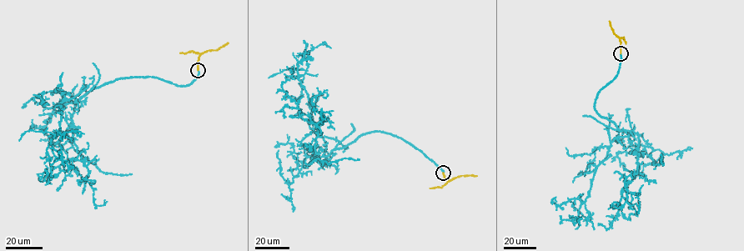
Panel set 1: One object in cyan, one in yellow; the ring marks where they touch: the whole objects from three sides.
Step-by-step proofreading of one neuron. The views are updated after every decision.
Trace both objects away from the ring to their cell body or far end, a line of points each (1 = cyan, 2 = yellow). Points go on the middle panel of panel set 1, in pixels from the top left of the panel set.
1: (443, 173), (380, 132), (323, 155), (325, 141), (309, 127), (311, 105), (299, 77), (311, 49), (326, 47)
2: (443, 173), (446, 180), (476, 176)

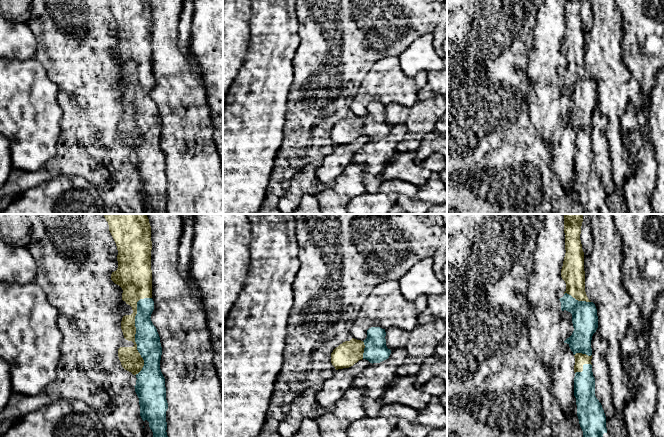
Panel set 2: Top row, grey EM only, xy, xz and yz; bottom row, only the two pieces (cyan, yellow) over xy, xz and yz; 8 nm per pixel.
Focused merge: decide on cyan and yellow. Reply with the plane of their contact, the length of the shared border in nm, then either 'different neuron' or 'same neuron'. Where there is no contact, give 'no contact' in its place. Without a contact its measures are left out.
meets cyan in xy; contact 650 nm long; same neuron

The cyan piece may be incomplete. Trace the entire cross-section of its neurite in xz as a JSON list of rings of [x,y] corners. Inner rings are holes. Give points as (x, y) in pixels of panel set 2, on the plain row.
[[[371,103],[367,106],[367,114],[364,117],[352,114],[343,118],[331,129],[332,141],[338,146],[349,144],[362,135],[372,140],[388,135],[391,126],[386,122],[385,112],[385,105]]]

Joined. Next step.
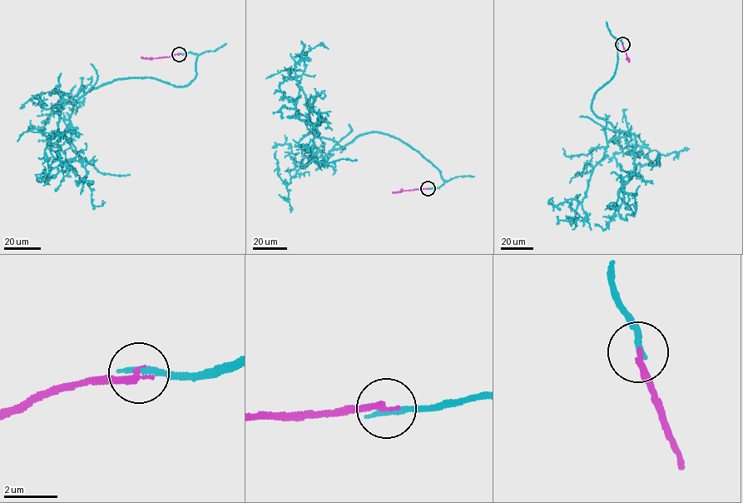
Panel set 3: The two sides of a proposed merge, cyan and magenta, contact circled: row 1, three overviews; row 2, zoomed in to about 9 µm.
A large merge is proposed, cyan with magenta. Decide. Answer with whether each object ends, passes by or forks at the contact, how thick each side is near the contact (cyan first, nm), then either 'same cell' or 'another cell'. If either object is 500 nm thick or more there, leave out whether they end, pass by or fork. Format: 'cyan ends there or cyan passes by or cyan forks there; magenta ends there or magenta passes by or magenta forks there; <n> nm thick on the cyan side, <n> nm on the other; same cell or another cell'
cyan ends there; magenta ends there; 240 nm thick on the cyan side, 240 nm on the other; another cell

